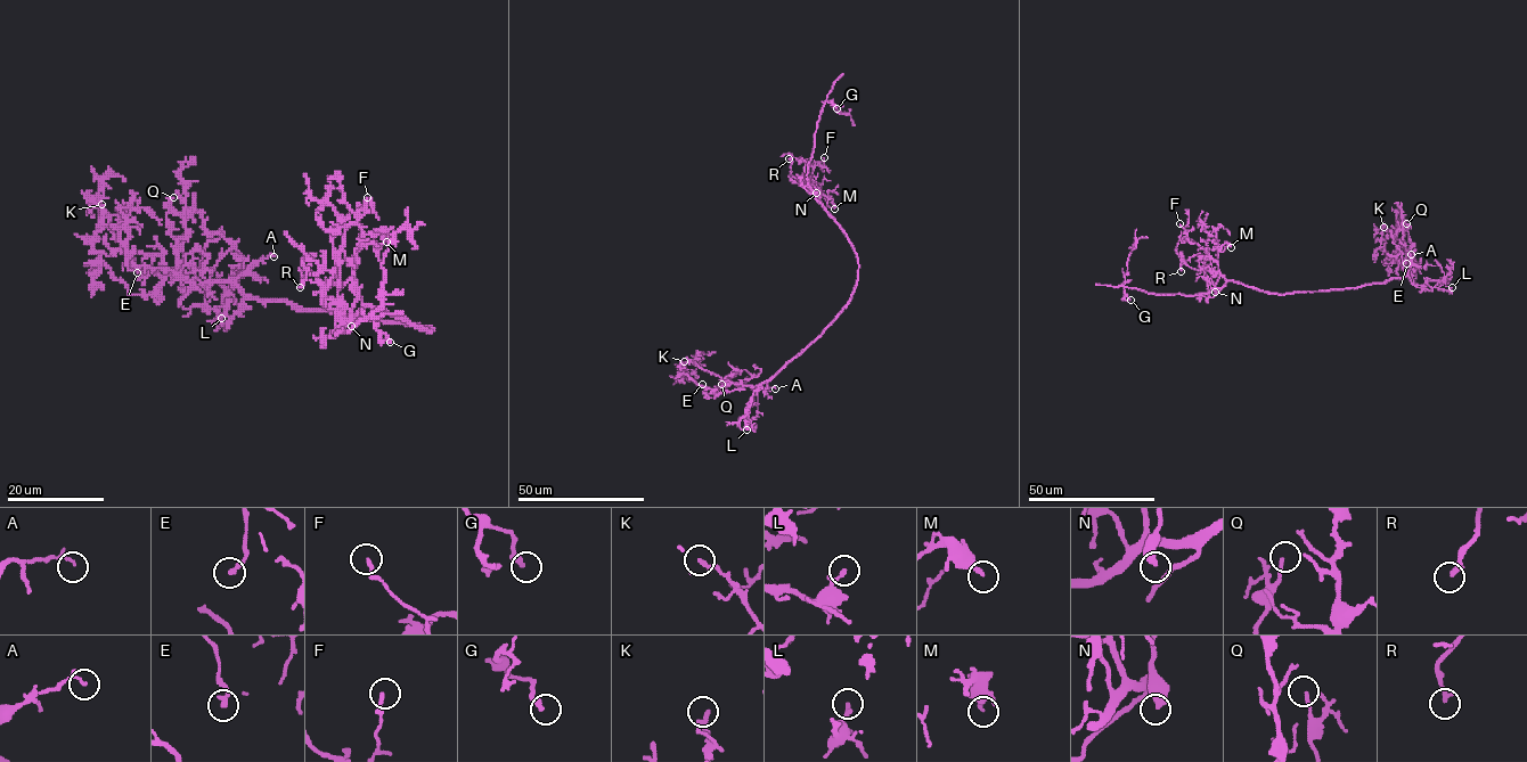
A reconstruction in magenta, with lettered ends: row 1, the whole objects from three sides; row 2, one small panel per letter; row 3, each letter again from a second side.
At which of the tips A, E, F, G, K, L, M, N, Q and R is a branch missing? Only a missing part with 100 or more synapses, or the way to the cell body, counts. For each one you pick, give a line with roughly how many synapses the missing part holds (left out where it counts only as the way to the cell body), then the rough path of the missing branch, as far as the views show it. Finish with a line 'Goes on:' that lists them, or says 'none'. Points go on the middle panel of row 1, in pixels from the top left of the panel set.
Goes on: none

